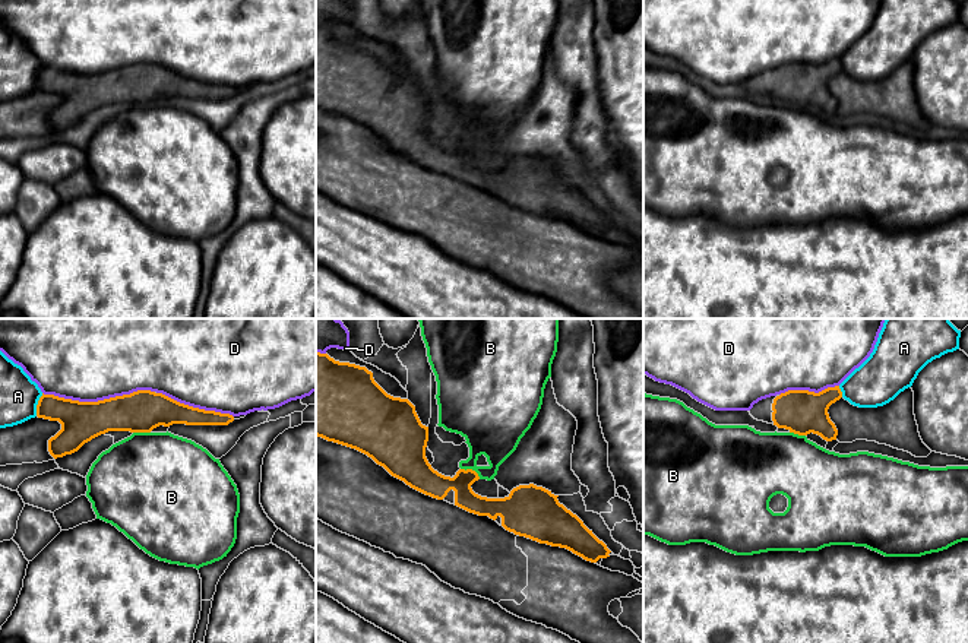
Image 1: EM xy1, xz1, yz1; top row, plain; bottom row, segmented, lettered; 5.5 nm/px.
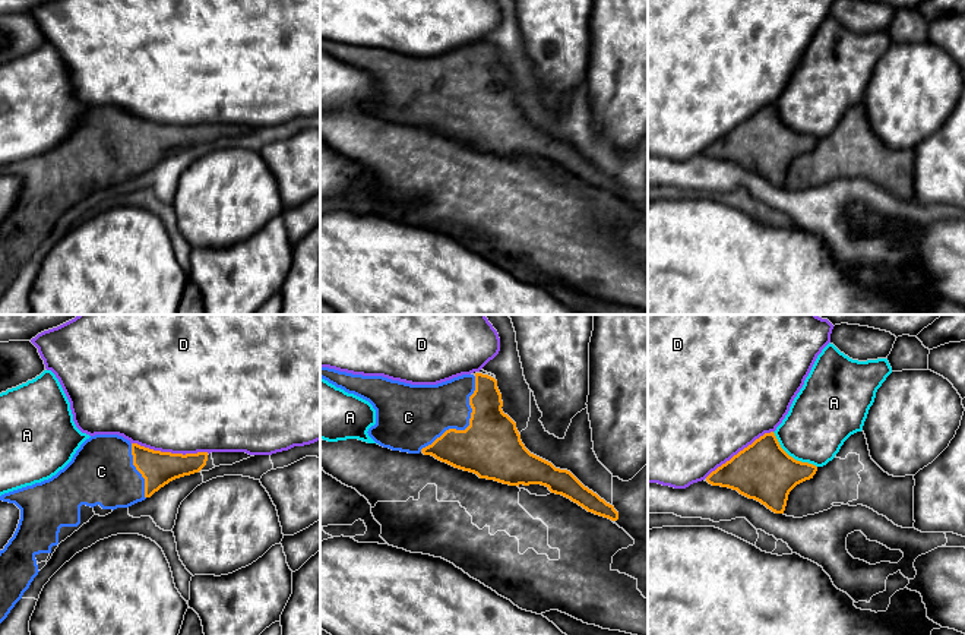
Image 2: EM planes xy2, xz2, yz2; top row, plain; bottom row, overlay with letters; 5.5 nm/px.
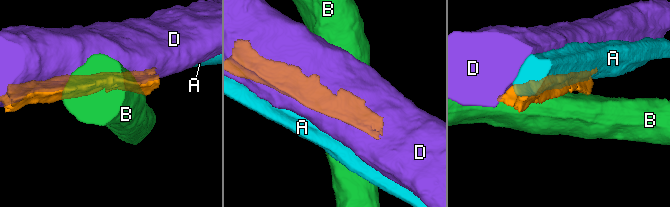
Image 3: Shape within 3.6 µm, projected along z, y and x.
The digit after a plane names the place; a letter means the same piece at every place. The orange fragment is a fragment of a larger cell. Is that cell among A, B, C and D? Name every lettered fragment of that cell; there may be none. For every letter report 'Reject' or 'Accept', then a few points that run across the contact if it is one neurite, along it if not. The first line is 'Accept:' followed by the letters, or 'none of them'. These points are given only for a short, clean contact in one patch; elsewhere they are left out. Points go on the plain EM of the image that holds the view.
Accept: C
A: Reject
B: Reject. Line: xz1 (461, 141), (474, 143), (480, 151)
C: Accept
D: Reject

